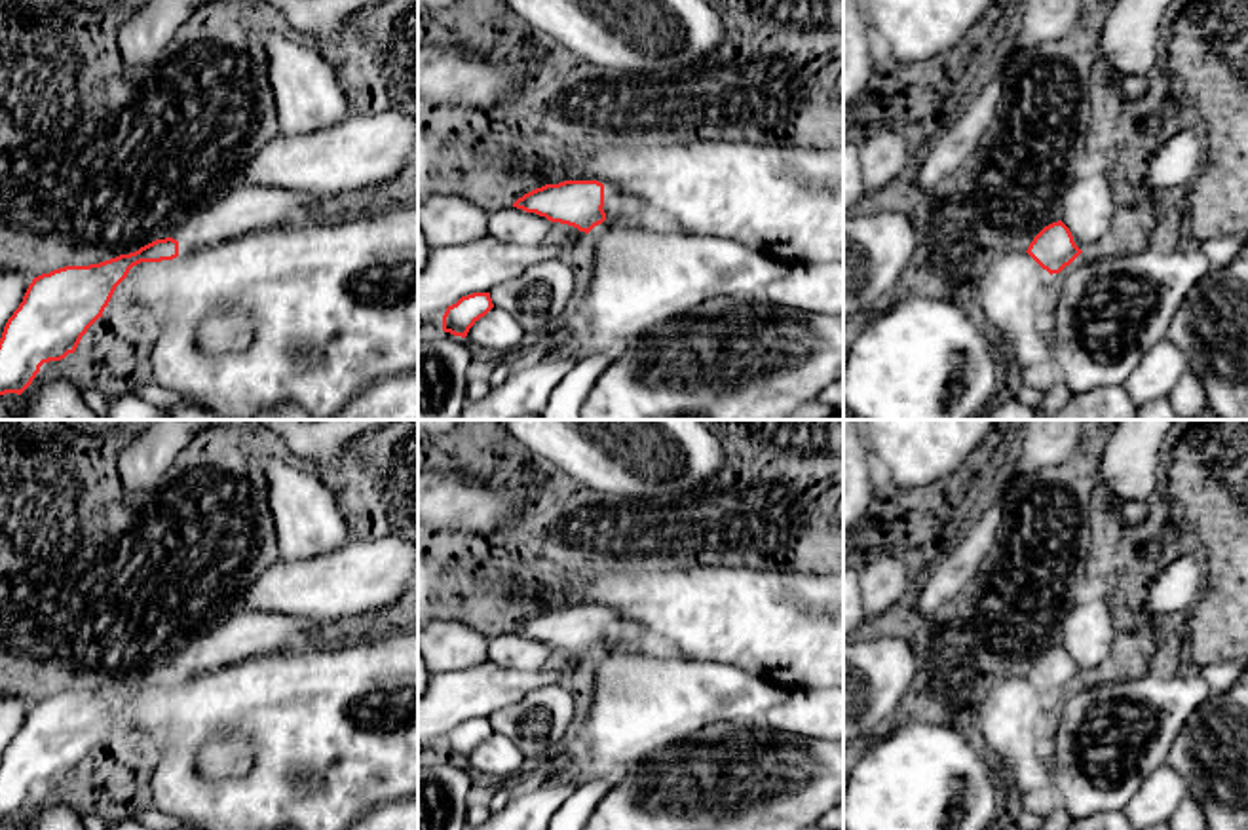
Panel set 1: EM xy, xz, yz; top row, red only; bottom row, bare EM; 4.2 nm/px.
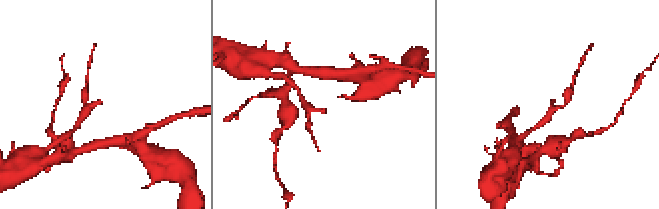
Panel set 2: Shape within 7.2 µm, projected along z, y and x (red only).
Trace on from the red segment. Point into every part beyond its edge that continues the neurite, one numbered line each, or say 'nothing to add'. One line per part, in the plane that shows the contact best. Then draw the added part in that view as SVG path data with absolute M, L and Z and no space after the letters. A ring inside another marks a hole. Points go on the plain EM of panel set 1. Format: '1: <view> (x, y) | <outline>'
1: xz (614, 627) | M604 610L604 638L606 646L619 644L631 627L612 610Z

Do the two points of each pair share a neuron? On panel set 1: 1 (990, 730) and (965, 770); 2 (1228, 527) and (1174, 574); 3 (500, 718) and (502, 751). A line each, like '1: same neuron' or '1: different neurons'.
1: different neurons
2: different neurons
3: different neurons

